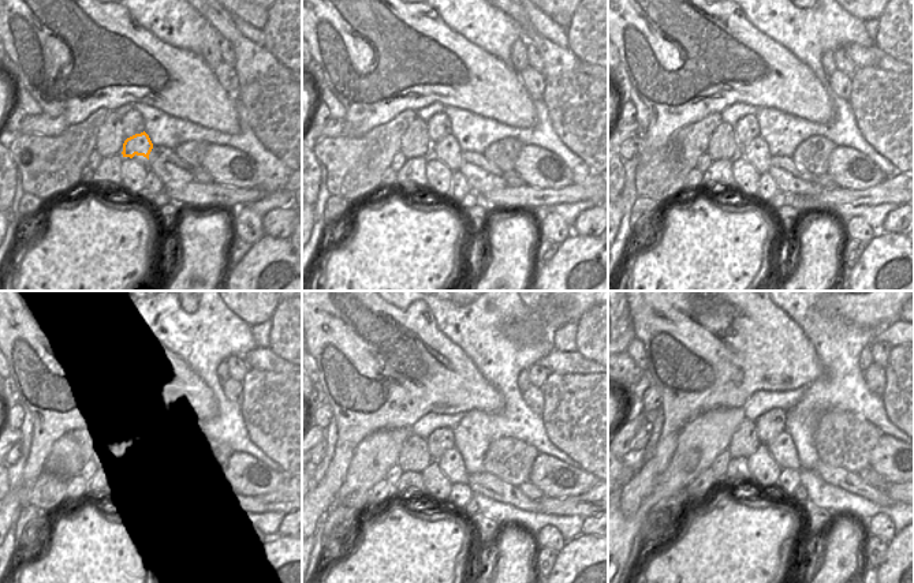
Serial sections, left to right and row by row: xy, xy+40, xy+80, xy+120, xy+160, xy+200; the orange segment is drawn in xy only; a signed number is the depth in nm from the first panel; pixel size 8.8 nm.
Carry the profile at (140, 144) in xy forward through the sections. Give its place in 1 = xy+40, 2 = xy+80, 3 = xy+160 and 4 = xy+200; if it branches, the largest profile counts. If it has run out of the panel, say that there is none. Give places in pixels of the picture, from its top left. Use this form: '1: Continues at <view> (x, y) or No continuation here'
1: Continues at xy+40 (448, 145)
2: Continues at xy+80 (758, 146)
3: Continues at xy+160 (452, 455)
4: Continues at xy+200 (782, 449)

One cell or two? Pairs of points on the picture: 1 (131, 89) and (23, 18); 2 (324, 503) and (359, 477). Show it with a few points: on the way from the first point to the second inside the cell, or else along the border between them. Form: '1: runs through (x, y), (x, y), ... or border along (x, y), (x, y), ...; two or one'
1: runs through (104, 62), (97, 55), (82, 55), (51, 26); one
2: border along (350, 464), (336, 500); two

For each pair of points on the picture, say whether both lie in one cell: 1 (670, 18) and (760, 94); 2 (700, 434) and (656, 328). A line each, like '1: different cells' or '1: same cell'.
1: same cell
2: different cells

